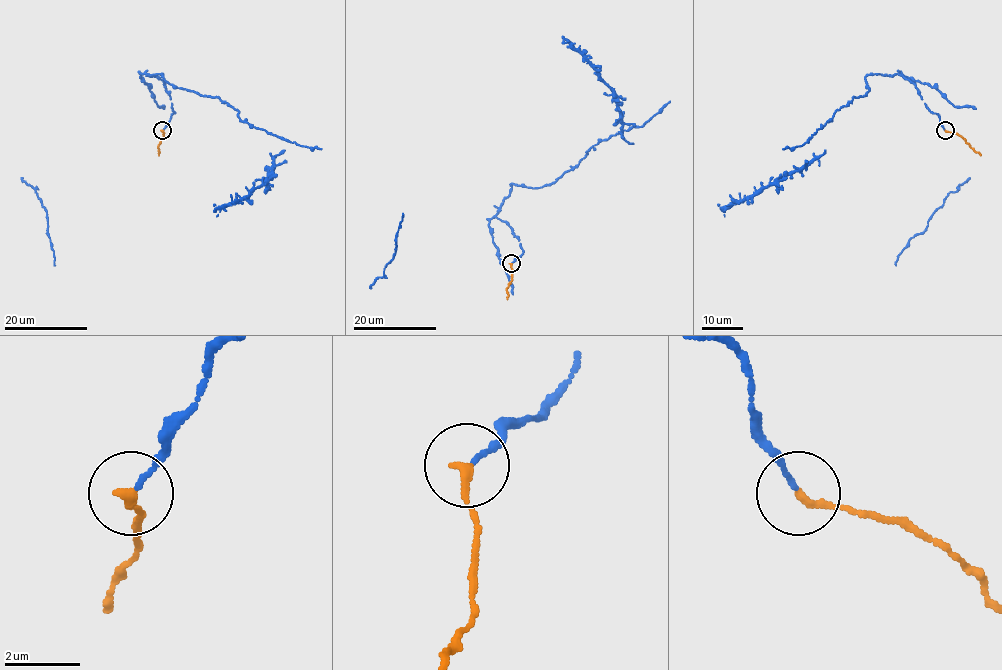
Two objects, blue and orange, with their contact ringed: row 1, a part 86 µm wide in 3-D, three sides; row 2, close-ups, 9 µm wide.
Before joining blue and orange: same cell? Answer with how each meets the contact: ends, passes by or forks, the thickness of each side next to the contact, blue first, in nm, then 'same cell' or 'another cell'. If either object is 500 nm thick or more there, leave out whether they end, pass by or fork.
blue ends; orange ends; calibres 120 and 240 nm; same cell

